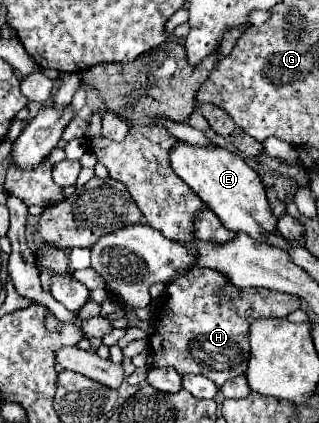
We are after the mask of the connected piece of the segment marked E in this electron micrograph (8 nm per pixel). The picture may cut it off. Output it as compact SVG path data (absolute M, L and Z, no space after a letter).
M178 142L170 148L168 158L178 178L200 196L200 200L222 220L228 230L248 232L260 242L266 242L264 234L274 232L276 218L270 214L264 186L242 156L220 146L192 146L188 142Z

